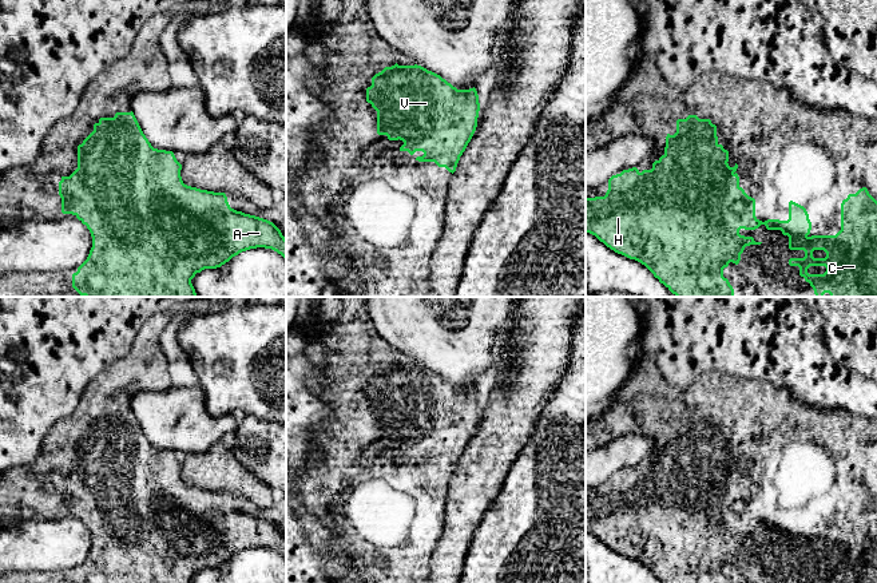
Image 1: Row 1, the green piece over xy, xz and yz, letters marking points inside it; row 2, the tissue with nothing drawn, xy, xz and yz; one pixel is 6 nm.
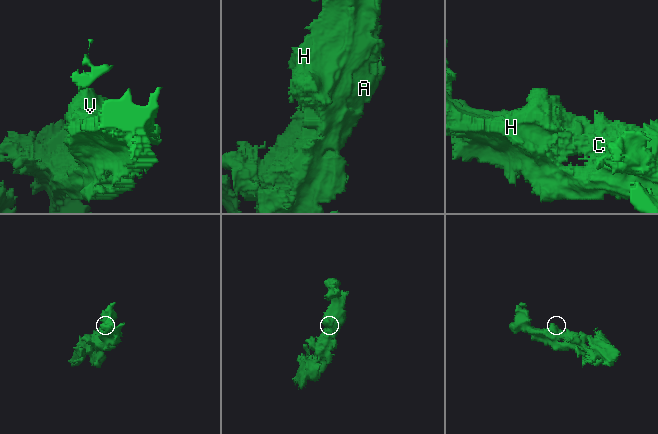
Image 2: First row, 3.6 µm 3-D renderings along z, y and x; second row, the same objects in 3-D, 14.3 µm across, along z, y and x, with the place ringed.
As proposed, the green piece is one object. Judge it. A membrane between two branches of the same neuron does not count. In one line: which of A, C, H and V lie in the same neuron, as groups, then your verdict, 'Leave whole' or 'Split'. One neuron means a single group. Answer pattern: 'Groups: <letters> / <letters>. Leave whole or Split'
Groups: A C H V. Leave whole

